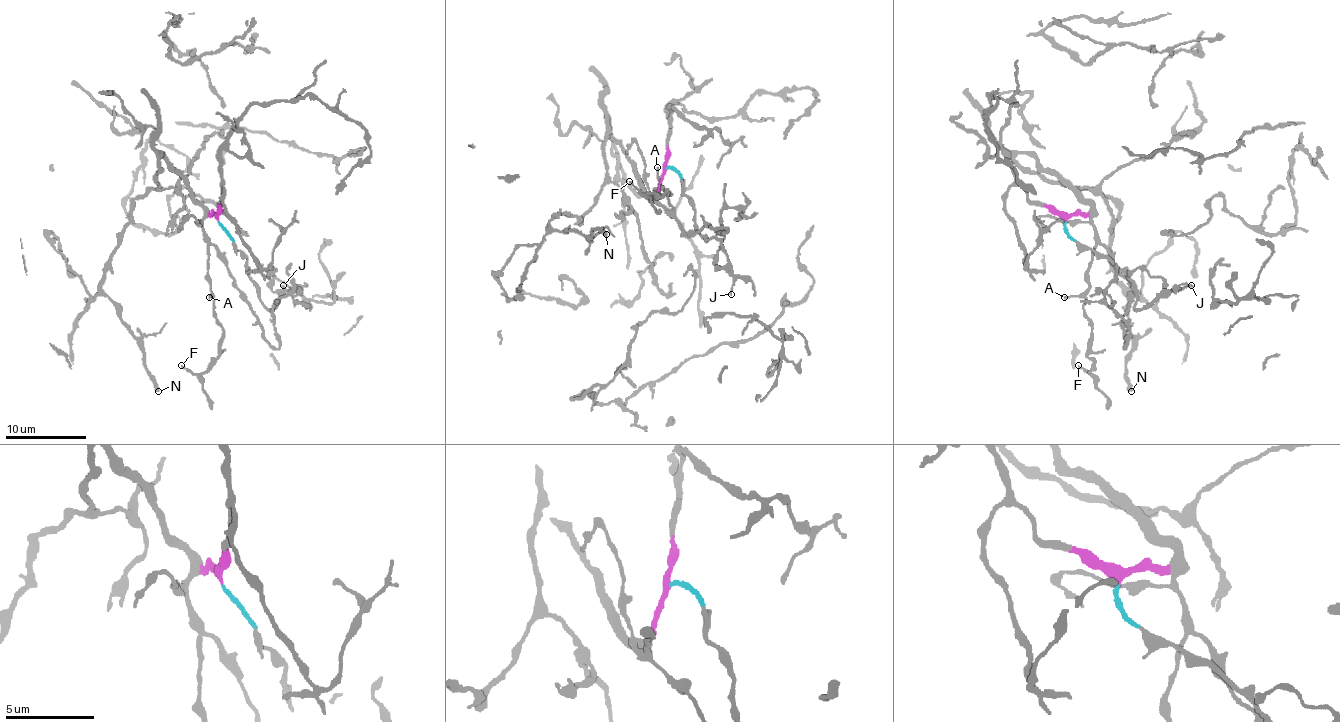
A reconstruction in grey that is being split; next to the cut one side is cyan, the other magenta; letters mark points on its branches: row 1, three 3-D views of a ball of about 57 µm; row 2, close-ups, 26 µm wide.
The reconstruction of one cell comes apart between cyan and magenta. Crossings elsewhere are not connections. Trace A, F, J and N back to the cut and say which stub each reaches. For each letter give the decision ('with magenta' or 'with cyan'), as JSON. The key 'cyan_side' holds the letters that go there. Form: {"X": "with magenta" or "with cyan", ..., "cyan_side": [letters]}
{"A": "with magenta", "F": "with magenta", "J": "with cyan", "N": "with magenta", "cyan_side": ["J"]}

